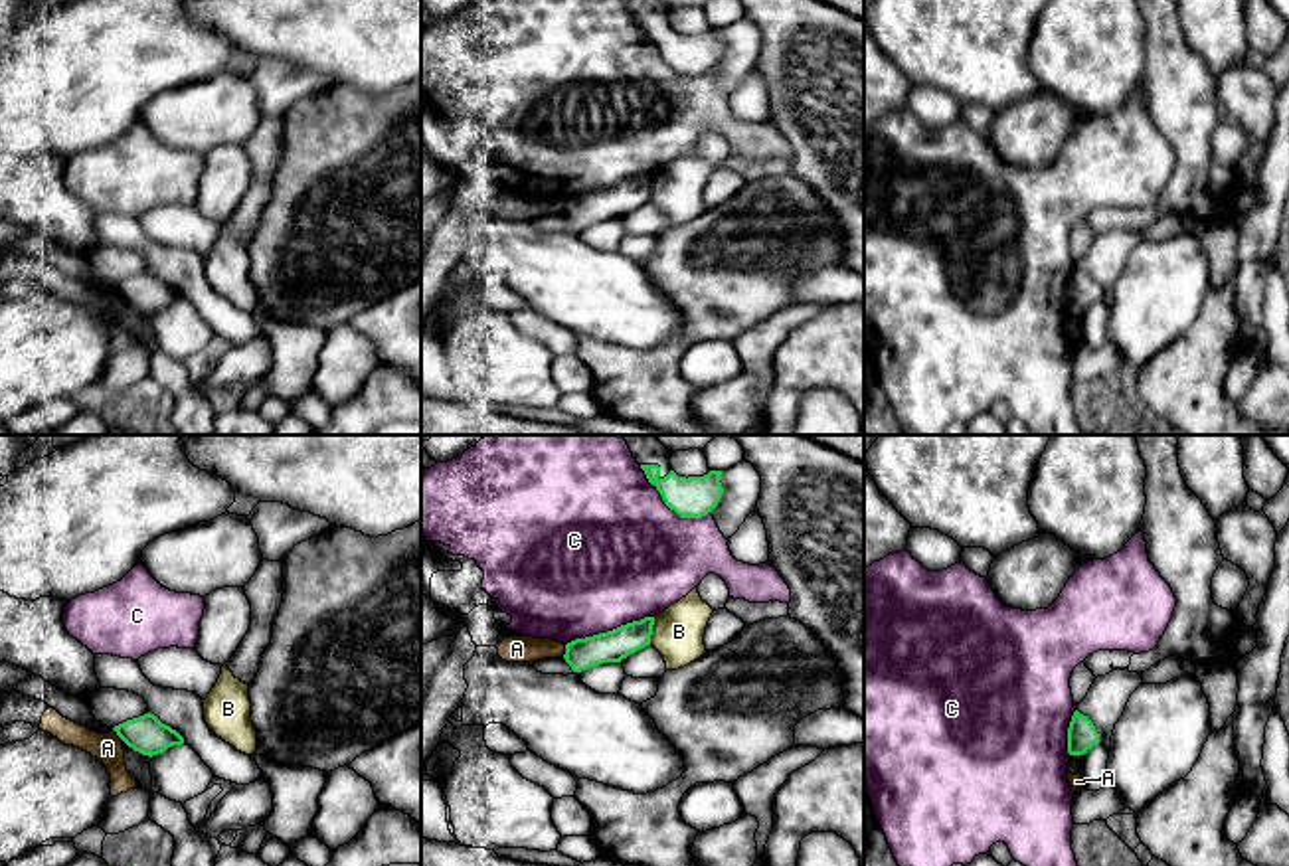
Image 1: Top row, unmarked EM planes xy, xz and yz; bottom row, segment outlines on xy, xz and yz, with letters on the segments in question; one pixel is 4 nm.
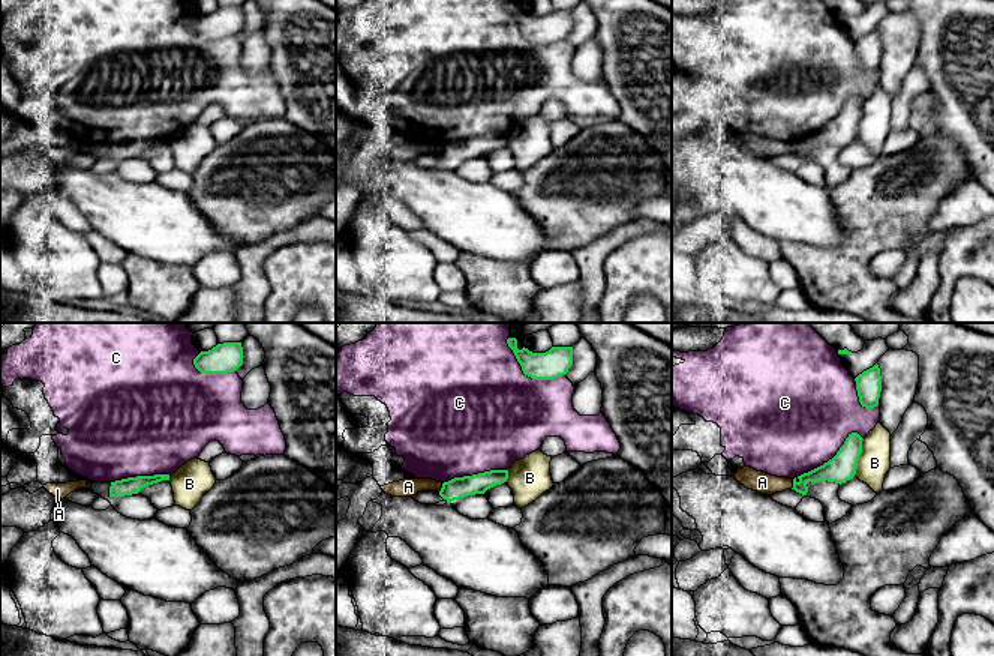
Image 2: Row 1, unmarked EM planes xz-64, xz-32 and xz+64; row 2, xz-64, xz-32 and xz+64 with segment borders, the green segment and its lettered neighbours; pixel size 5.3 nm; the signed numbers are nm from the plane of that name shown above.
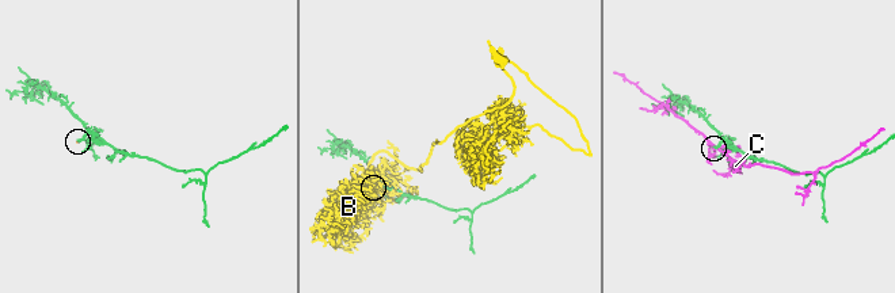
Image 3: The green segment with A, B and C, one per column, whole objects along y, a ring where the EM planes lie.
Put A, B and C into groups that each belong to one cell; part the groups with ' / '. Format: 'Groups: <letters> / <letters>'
Groups: A / B / C

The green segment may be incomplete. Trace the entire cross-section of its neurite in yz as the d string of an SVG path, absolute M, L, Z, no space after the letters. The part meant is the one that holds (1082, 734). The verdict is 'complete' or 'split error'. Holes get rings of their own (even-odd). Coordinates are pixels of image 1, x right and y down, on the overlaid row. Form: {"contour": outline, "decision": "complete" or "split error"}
{"contour": "M1075 710L1068 728L1068 753L1083 755L1099 741L1093 722Z", "decision": "complete"}

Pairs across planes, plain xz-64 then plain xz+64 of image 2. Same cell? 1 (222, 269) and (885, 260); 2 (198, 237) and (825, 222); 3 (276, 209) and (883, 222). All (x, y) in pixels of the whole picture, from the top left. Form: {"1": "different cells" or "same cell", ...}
{"1": "same cell", "2": "same cell", "3": "same cell"}

